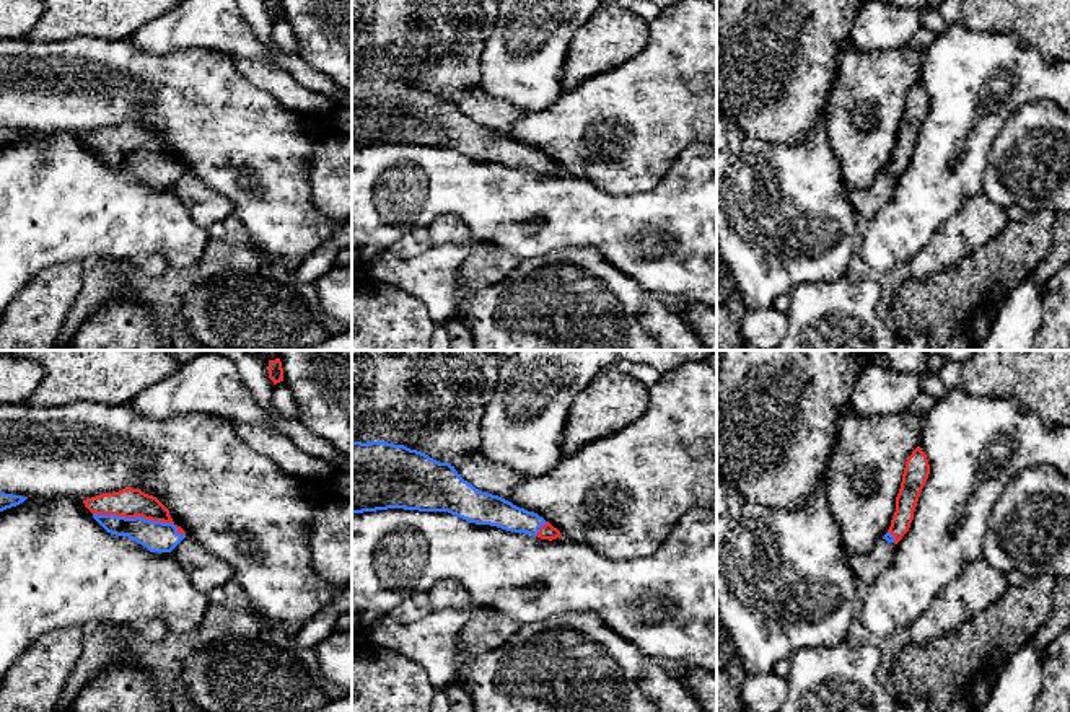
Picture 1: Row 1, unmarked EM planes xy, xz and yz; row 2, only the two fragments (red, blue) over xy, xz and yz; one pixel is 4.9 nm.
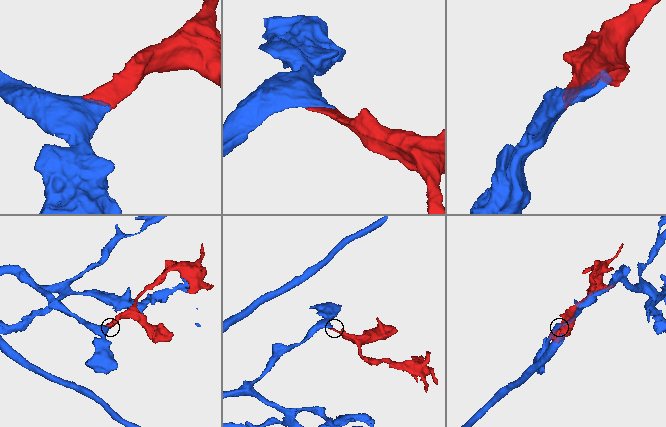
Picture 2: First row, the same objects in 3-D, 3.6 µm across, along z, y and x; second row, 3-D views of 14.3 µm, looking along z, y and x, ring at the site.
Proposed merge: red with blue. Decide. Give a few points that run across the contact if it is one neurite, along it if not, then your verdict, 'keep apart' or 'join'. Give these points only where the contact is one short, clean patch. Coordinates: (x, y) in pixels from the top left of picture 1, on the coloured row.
join

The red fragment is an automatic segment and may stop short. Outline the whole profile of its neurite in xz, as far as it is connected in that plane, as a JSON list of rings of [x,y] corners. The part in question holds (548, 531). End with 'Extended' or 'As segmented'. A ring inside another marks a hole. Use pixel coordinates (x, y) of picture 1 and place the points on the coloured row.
[[[352,442],[352,513],[388,508],[448,512],[549,541],[562,536],[537,513],[476,489],[449,463],[404,445]]]. Extended

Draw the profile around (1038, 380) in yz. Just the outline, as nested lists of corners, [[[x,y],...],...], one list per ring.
[[[976,350],[961,368],[966,393],[1015,399],[1055,427],[1070,427],[1070,350]]]

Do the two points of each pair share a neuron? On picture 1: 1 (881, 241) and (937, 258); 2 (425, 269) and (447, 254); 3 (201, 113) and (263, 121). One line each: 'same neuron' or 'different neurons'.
1: different neurons
2: same neuron
3: same neuron

